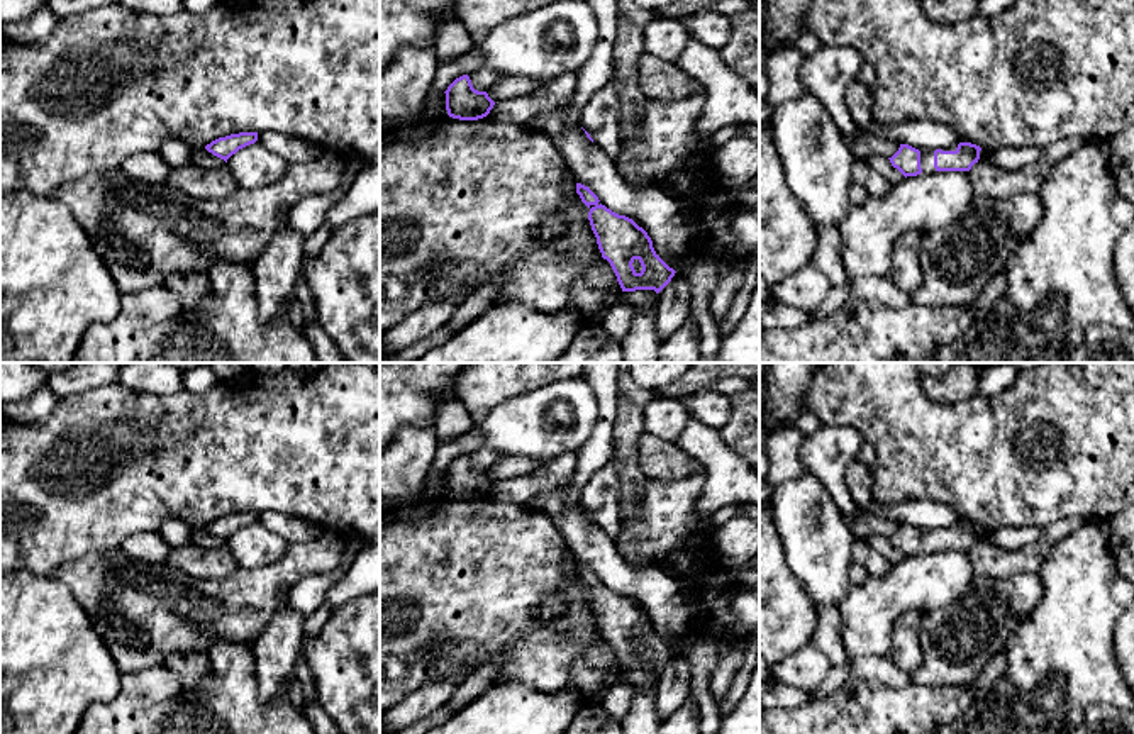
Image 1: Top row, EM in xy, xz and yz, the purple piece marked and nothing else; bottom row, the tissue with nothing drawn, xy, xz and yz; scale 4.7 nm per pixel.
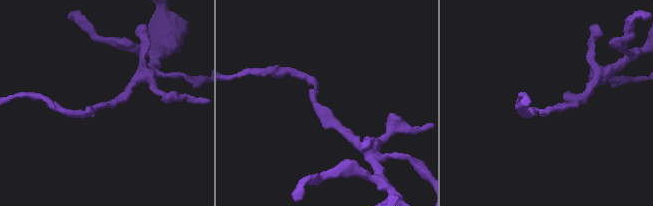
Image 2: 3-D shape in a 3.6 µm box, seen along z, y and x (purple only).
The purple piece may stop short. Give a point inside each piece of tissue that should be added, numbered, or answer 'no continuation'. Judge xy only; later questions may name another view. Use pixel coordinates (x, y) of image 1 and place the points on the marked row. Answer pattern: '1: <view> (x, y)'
no continuation

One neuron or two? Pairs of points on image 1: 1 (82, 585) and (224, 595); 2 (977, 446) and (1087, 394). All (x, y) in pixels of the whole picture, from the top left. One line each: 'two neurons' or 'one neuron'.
1: one neuron
2: one neuron

